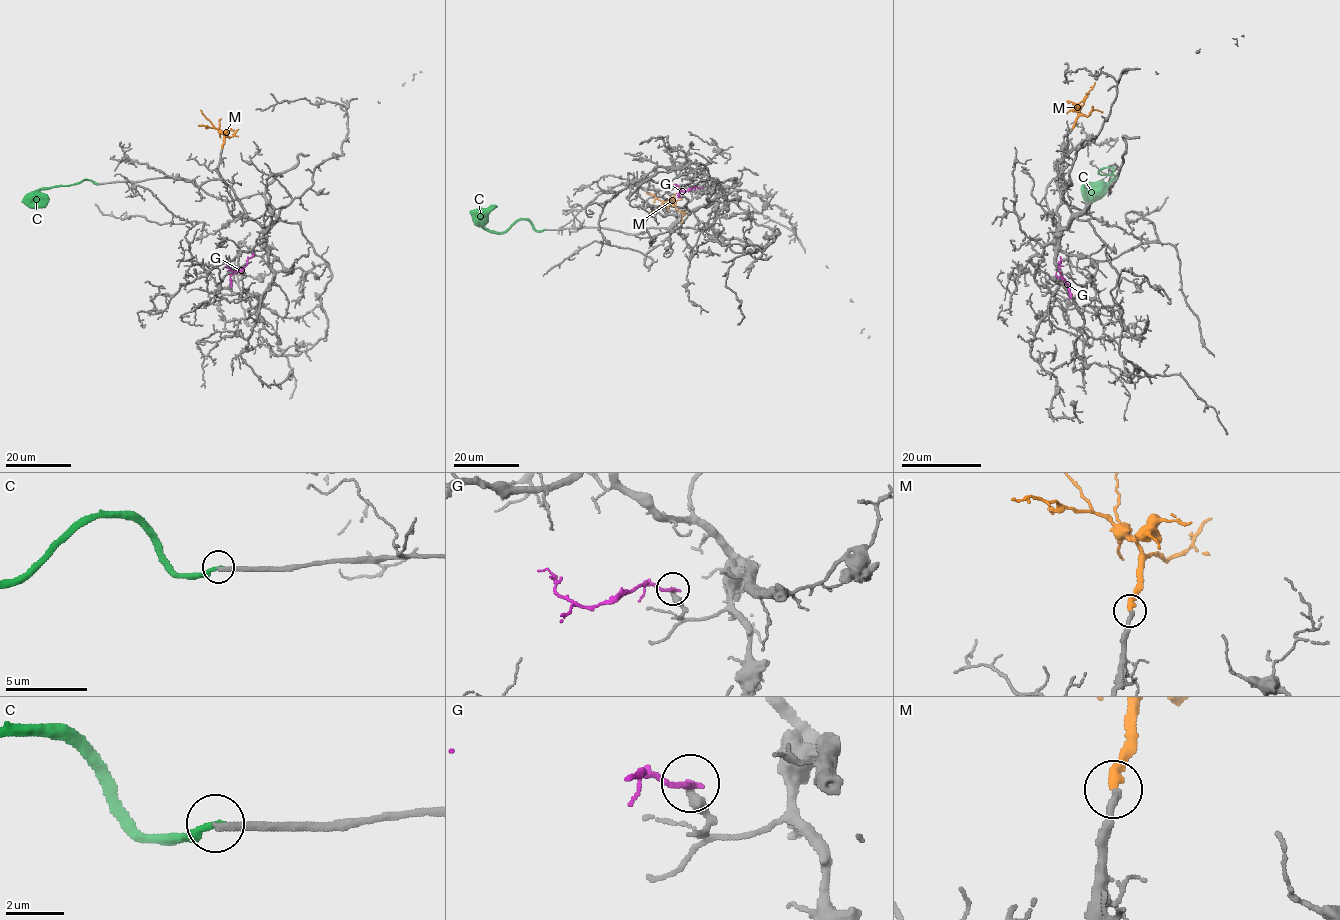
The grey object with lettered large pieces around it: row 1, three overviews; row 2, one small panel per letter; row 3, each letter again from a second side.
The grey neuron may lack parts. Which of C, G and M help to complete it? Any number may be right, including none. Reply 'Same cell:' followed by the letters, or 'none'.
Same cell: M

